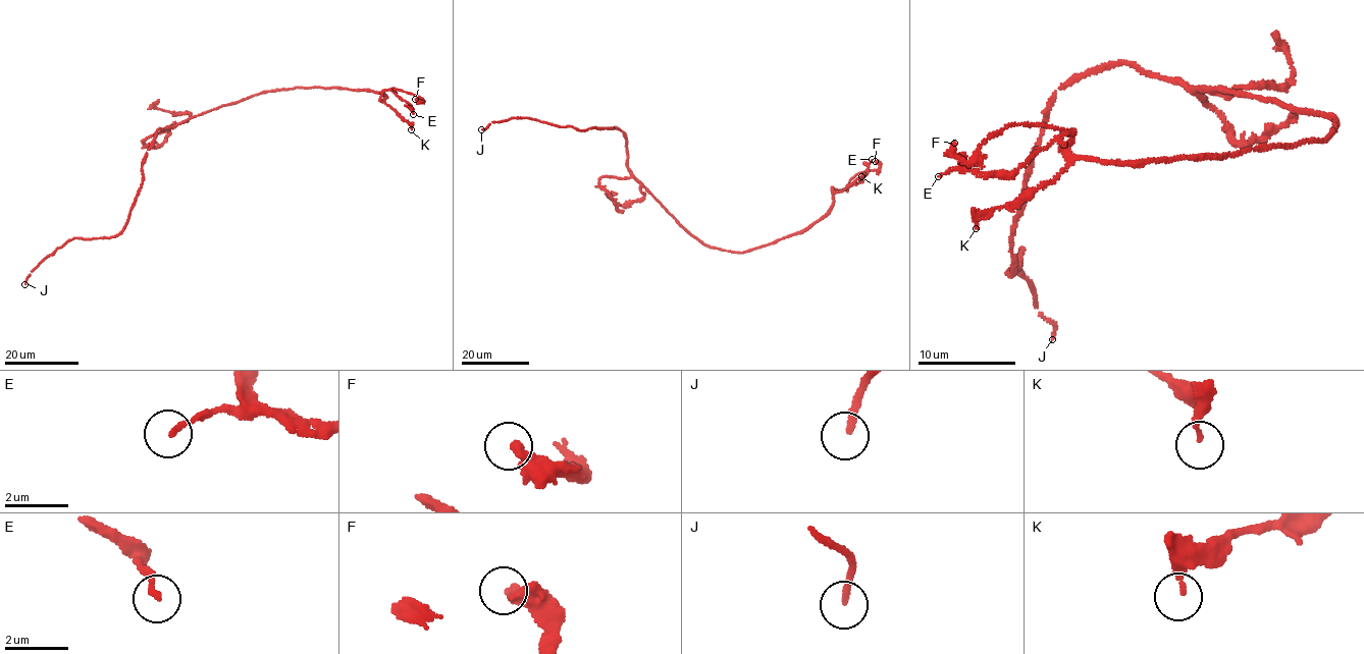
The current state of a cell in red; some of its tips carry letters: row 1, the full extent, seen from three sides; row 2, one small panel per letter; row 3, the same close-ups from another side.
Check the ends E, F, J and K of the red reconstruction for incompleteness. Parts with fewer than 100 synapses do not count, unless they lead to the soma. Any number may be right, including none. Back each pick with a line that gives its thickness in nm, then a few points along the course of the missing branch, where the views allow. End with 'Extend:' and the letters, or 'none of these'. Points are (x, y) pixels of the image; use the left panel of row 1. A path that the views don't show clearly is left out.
Extend: none of these

